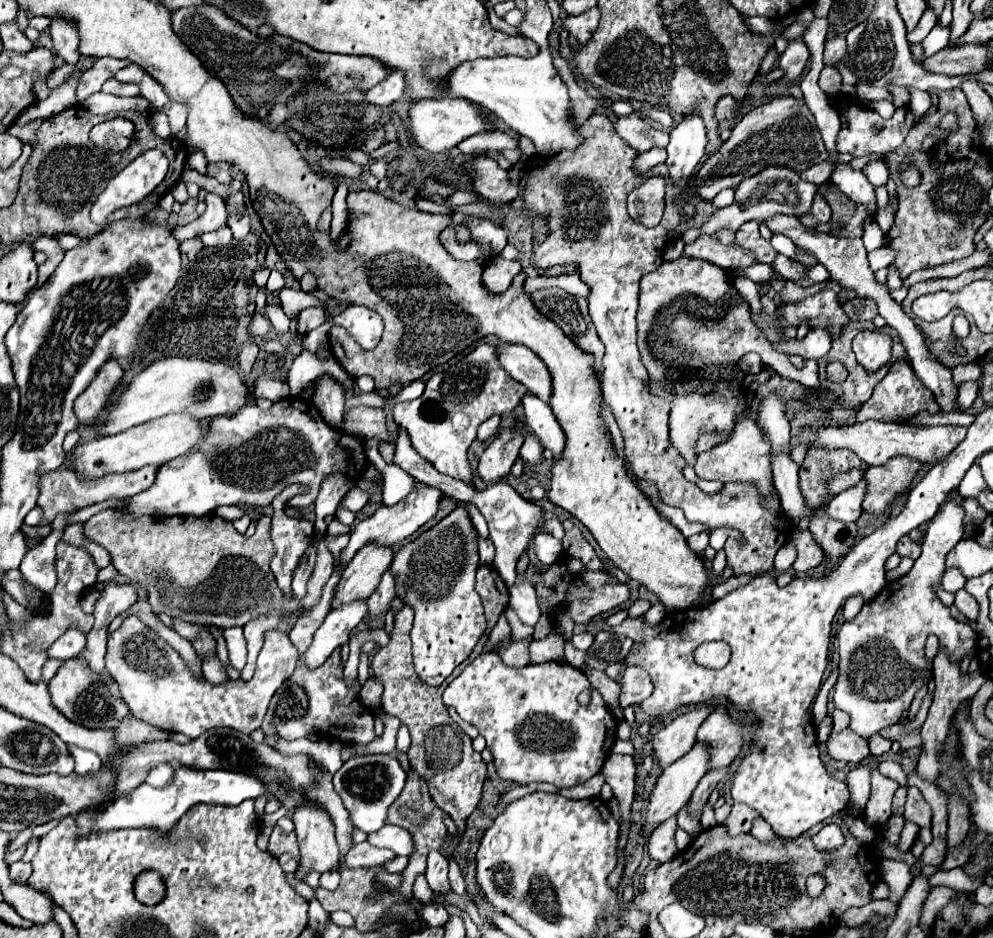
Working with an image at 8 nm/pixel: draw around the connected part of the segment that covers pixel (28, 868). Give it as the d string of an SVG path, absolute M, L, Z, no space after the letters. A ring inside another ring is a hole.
M23 861L14 862L9 866L10 877L14 878L16 882L25 883L31 876L33 868L31 863L25 863Z

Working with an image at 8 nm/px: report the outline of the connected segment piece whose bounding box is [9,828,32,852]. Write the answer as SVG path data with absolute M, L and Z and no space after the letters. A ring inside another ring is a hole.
M26 828L21 832L15 834L15 837L10 843L9 851L13 852L19 849L21 846L26 845L29 842L29 839L32 838L32 829Z

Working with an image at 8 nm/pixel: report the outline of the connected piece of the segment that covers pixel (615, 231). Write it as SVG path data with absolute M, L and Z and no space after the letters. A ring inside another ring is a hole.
M607 114L589 116L581 126L579 136L581 144L575 150L561 150L551 158L533 156L527 162L529 168L523 188L523 208L543 216L549 226L549 236L535 250L535 264L539 268L549 268L571 260L575 262L581 280L589 286L589 314L601 342L605 344L601 378L603 398L613 408L617 426L623 432L625 454L635 476L653 480L659 486L663 502L681 508L689 522L705 524L709 534L719 526L741 530L747 546L739 548L735 540L728 539L724 548L727 566L733 568L735 576L745 572L771 572L773 558L783 546L785 536L791 534L793 526L789 520L785 522L783 512L777 514L763 506L763 496L753 482L729 482L715 494L695 492L695 484L685 480L681 474L681 454L669 444L669 404L661 404L661 400L653 400L653 396L649 396L649 378L639 360L635 328L639 278L657 270L663 262L666 244L673 241L669 236L679 236L676 229L683 220L679 206L681 188L671 180L665 164L657 164L645 174L637 174L635 158L639 154L617 136ZM653 174L665 176L665 214L657 227L645 228L629 218L625 200L637 184Z

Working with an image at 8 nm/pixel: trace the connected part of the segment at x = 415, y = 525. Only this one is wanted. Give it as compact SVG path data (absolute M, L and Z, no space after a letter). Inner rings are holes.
M415 482L415 488L413 488L413 492L407 498L403 498L401 502L397 502L395 506L381 506L373 516L361 520L355 526L355 532L351 532L349 546L341 552L341 562L347 564L353 558L353 554L365 542L377 542L377 544L387 544L387 546L395 546L395 544L403 542L405 538L409 538L411 534L415 534L425 522L429 522L437 514L441 498L443 498L441 490L437 490L433 486L427 486L423 482Z

